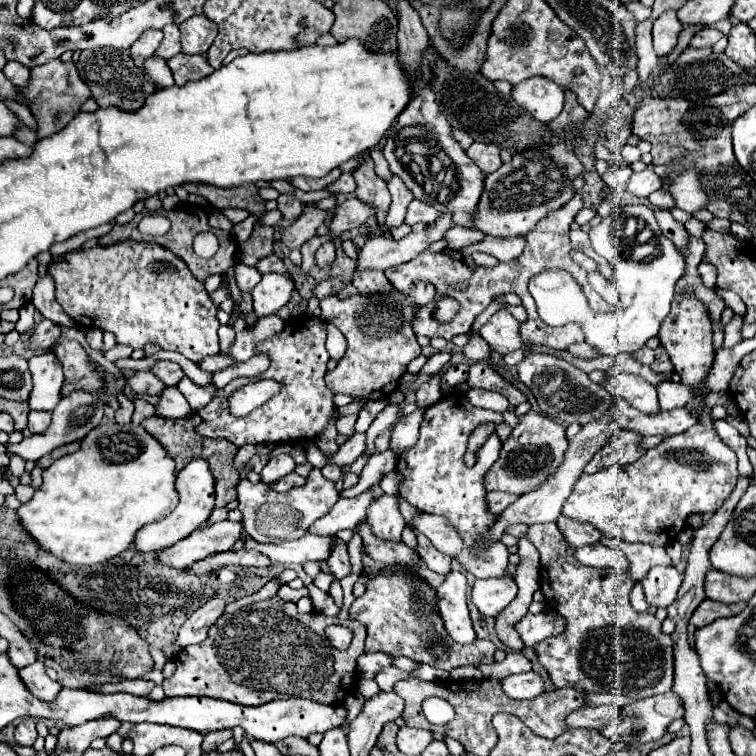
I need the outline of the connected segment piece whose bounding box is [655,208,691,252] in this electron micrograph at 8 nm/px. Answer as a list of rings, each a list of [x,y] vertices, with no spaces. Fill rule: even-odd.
[[[655,208],[655,218],[657,218],[659,228],[663,230],[663,234],[665,234],[667,238],[671,238],[673,244],[675,244],[679,250],[687,252],[687,244],[689,244],[689,238],[691,238],[691,236],[687,234],[685,226],[679,224],[679,222],[675,222],[673,216],[671,216],[667,210],[661,210],[661,208]]]

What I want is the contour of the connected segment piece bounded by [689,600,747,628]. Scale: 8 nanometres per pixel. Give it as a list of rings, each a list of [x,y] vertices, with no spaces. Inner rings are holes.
[[[703,600],[703,604],[699,604],[699,608],[693,612],[693,616],[691,616],[689,622],[691,622],[695,628],[701,628],[701,626],[705,626],[705,624],[711,624],[711,622],[717,620],[717,618],[739,614],[745,606],[747,606],[747,602],[721,604],[721,602],[713,602],[713,600]]]

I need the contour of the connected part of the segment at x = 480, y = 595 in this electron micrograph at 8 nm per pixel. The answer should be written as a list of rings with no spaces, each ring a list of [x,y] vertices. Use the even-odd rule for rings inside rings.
[[[511,576],[475,580],[471,598],[483,616],[497,616],[505,610],[517,596],[517,584]]]

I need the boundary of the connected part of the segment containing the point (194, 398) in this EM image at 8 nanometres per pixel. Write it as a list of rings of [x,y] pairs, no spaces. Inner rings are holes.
[[[187,376],[177,384],[177,388],[185,394],[185,398],[187,398],[187,402],[189,402],[189,406],[193,408],[193,410],[201,410],[201,408],[205,408],[213,398],[215,398],[215,394],[217,394],[217,386],[197,386],[197,384],[193,384]]]

